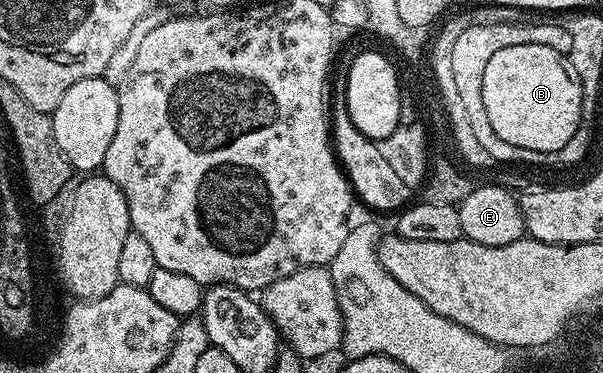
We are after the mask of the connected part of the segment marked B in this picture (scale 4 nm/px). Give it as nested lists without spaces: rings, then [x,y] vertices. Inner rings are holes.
[[[546,45],[504,47],[495,52],[483,74],[483,104],[499,139],[533,152],[555,152],[575,135],[581,117],[581,80],[568,56]]]

